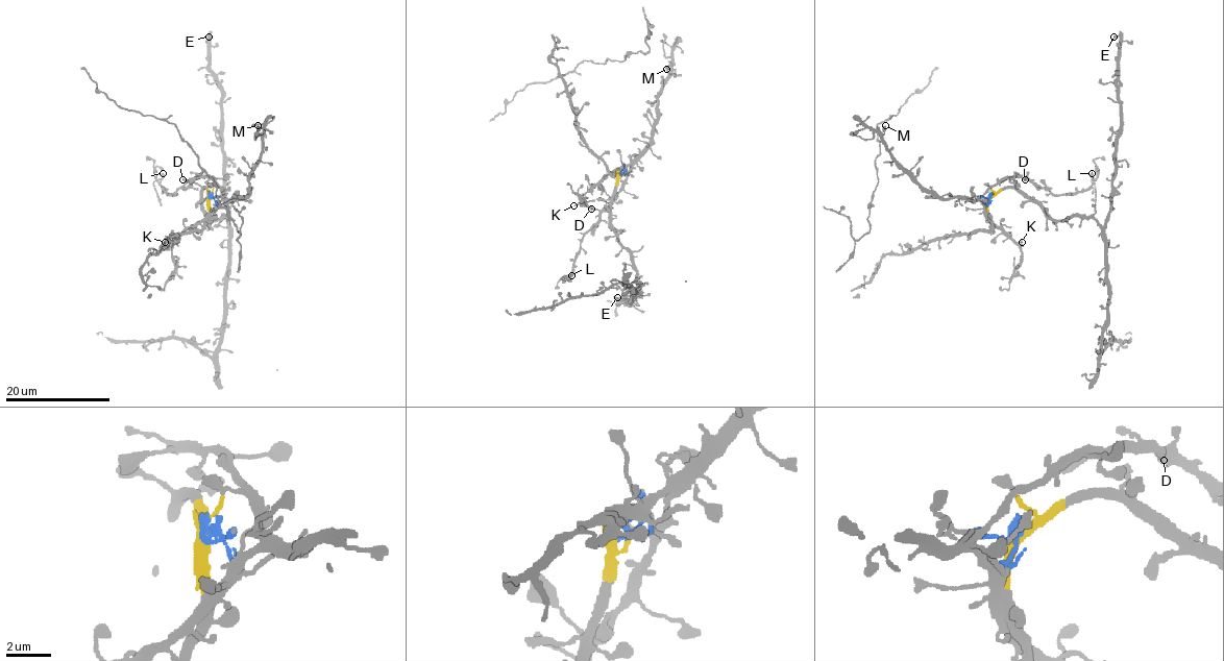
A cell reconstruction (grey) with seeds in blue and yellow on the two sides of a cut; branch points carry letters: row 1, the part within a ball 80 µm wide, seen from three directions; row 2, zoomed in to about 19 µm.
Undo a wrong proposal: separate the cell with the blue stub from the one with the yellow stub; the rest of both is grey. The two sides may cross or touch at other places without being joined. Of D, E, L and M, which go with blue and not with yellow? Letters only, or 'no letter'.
D, L, M

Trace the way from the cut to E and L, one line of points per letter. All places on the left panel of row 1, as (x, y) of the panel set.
E: (207, 197), (204, 188), (202, 212), (211, 219), (227, 217), (227, 224), (222, 98), (211, 68), (210, 37)
L: (207, 197), (216, 202), (221, 198), (221, 190), (211, 177), (196, 177), (171, 195), (160, 182), (162, 172)

